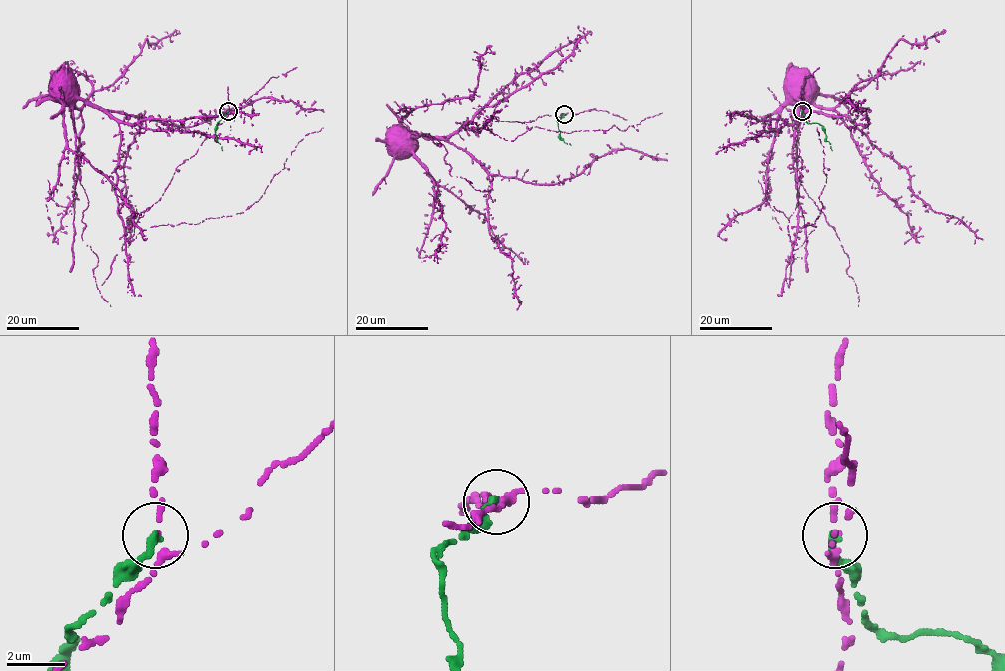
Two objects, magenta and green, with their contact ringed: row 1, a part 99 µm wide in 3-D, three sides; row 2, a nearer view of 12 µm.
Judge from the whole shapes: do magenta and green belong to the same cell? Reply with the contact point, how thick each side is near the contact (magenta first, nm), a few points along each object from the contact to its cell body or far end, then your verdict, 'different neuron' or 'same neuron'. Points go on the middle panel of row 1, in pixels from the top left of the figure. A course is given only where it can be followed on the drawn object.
at (564, 114); 320 nm thick on the magenta side, 320 nm on the other; magenta runs (565, 114), (526, 122), (491, 116), (481, 127), (468, 129), (464, 123), (444, 137), (415, 135), (398, 126); green runs (565, 114), (558, 120), (559, 137), (570, 145); different neuron

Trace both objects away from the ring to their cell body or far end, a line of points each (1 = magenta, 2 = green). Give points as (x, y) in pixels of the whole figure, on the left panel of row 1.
1: (228, 110), (179, 165), (126, 240), (115, 192), (119, 124), (86, 105), (65, 80)
2: (228, 110), (215, 129), (216, 139), (222, 150)

